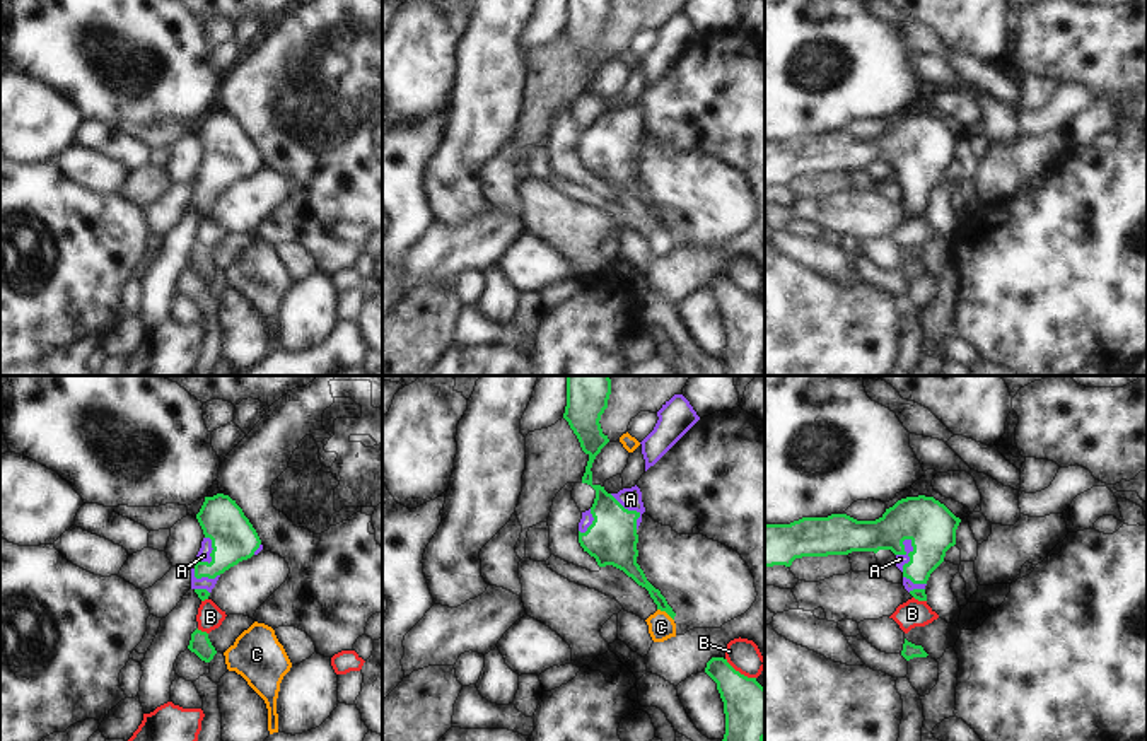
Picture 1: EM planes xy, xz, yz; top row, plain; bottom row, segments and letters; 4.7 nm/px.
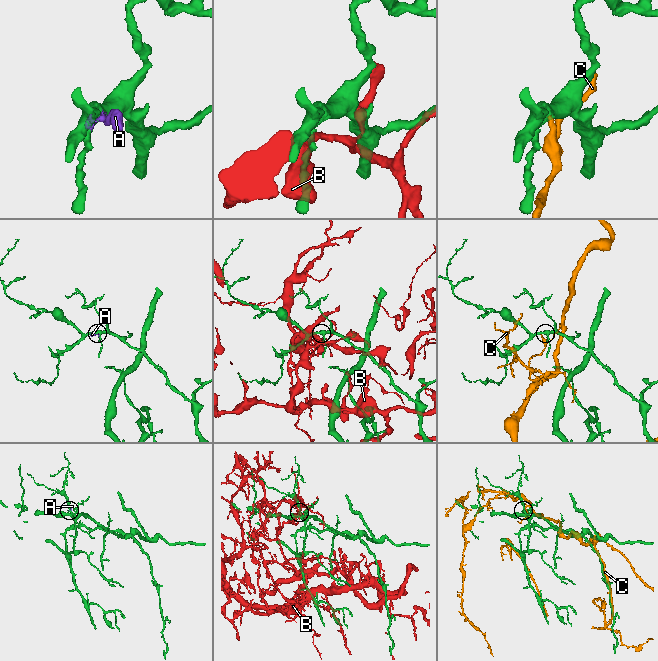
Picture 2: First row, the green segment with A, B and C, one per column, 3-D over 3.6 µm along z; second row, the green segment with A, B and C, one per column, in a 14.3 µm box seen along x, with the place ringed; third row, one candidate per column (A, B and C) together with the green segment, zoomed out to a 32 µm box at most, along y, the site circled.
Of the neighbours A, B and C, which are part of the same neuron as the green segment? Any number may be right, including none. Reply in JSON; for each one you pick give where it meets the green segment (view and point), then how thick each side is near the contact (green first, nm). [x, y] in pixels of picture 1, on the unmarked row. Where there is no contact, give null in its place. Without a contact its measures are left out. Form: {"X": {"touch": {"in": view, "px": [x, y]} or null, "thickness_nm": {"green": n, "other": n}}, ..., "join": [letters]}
{"A": {"touch": {"in": "yz", "px": [908, 173]}, "thickness_nm": {"green": 240, "other": 50}}, "join": ["A"]}

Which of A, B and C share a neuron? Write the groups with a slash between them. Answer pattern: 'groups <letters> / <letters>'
groups A / B / C

